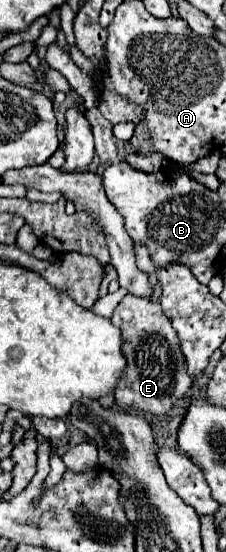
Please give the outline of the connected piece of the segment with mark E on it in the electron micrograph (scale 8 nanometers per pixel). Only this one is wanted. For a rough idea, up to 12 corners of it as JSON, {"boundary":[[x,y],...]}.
{"boundary":[[127,294],[111,322],[123,410],[165,416],[189,386],[157,302]]}

